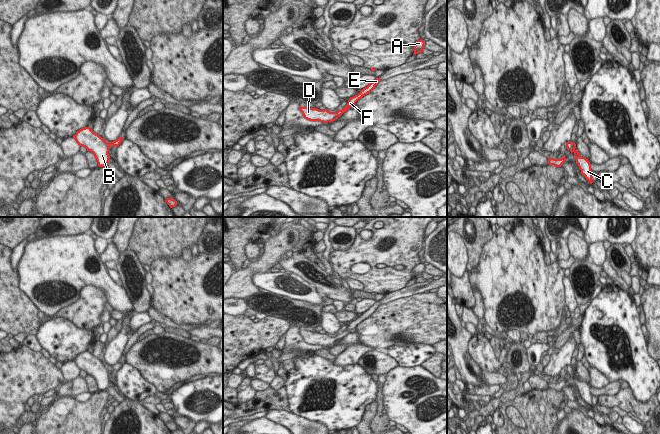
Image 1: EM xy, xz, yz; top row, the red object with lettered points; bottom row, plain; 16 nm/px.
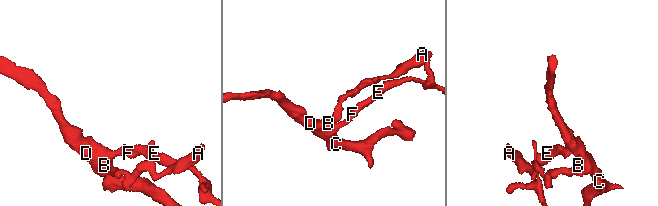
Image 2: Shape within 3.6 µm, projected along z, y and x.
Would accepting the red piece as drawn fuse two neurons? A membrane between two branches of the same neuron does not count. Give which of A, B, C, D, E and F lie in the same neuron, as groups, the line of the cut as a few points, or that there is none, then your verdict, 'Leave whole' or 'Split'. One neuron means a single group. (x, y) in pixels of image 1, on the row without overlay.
Groups: A B C D E F. No split. Leave whole.

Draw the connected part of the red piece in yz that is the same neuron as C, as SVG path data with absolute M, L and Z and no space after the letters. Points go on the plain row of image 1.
M567 366L566 371L568 374L574 377L576 387L578 388L578 391L581 394L581 398L585 400L585 402L589 405L590 408L592 408L593 407L592 394L591 394L591 388L588 385L588 383L580 380L579 376L575 373L576 372L575 367Z

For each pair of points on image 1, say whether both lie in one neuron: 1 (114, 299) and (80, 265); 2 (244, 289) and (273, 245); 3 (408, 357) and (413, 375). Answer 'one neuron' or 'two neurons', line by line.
1: one neuron
2: one neuron
3: two neurons

